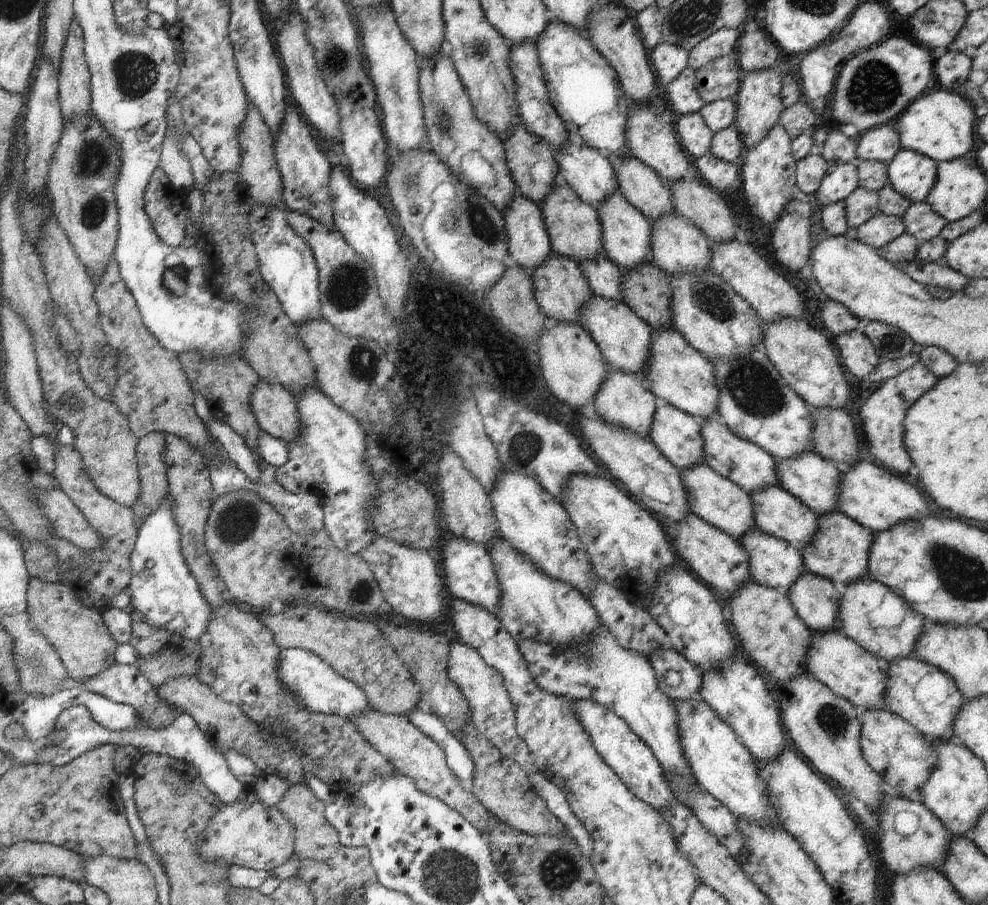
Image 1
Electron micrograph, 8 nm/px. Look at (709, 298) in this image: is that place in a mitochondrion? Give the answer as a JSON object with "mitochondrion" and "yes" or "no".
{"mitochondrion":"yes"}

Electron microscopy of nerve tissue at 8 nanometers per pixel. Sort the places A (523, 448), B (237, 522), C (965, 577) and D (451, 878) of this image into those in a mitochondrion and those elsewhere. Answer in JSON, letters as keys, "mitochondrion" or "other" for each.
{"A":"mitochondrion","B":"mitochondrion","C":"mitochondrion","D":"mitochondrion"}

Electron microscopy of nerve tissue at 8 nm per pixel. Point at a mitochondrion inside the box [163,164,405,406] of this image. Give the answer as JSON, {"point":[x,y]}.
{"point":[348,285]}

